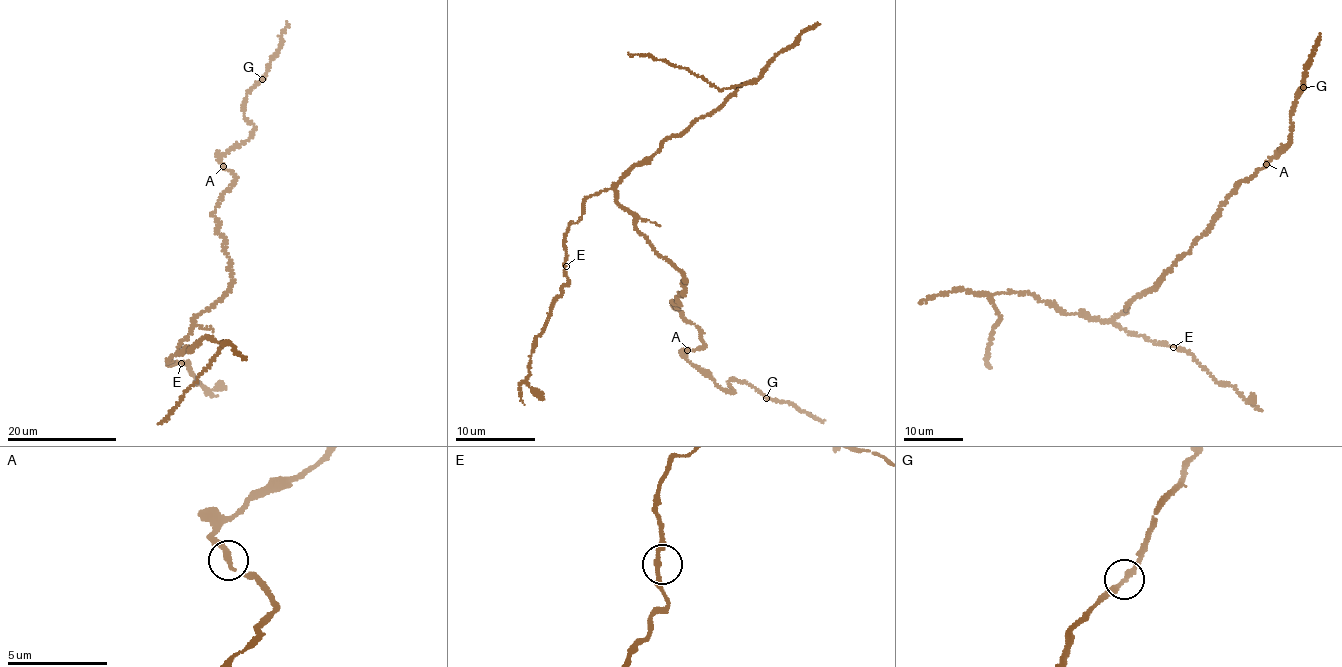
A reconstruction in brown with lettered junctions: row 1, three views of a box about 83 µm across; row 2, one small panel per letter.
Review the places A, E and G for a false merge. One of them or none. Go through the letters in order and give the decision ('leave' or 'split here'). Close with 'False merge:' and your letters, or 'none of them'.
A: leave
E: leave
G: leave
False merge: none of them

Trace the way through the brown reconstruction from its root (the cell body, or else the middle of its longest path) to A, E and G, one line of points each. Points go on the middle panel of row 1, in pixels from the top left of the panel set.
A: (682, 276), (685, 289), (677, 298), (678, 303), (673, 305), (696, 326), (704, 343), (698, 350), (688, 349)
E: (682, 276), (656, 253), (612, 188), (586, 199), (584, 213), (570, 225), (566, 266)
G: (682, 276), (673, 305), (704, 343), (684, 358), (723, 389), (734, 391), (736, 378), (767, 398)

